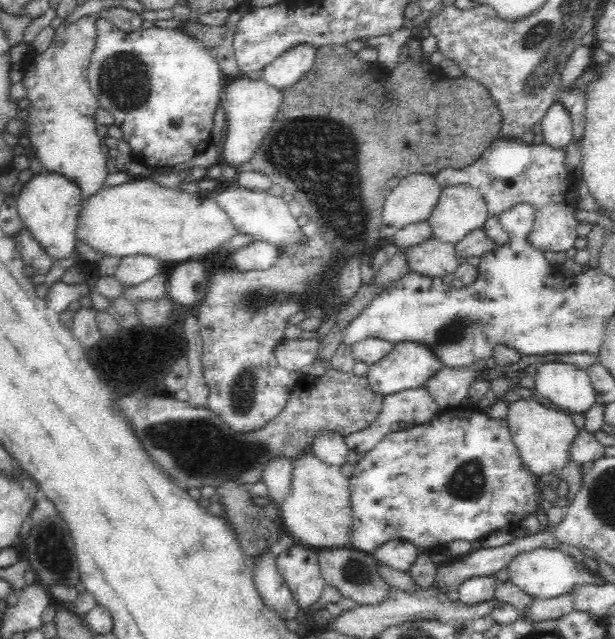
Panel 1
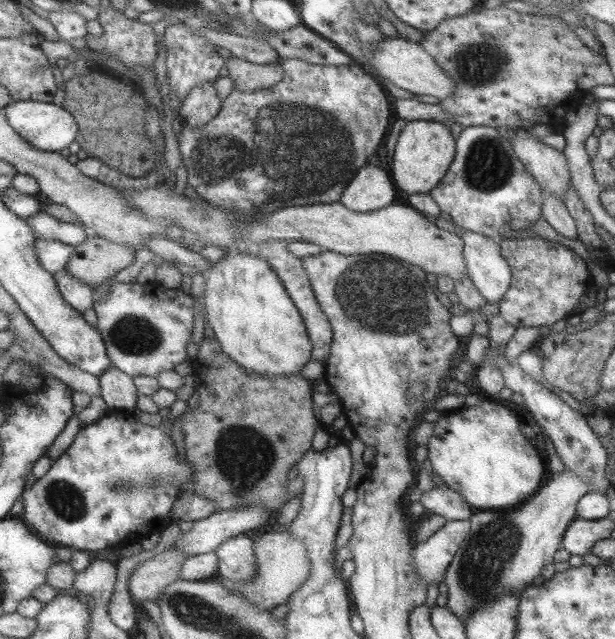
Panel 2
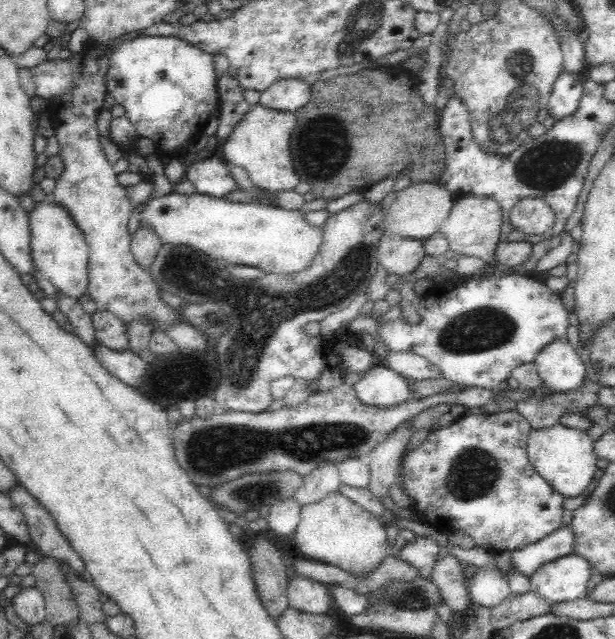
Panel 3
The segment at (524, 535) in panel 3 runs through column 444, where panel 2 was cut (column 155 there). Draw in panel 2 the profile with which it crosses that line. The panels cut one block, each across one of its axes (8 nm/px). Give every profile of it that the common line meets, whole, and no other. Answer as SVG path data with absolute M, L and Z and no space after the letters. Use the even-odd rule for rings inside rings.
M131 409L111 410L103 418L80 427L68 448L51 462L47 472L37 479L29 489L23 491L21 494L22 514L18 519L50 544L59 544L71 550L84 552L107 550L119 540L140 541L150 533L162 532L168 525L171 525L173 503L185 493L189 494L190 492L194 492L194 466L188 463L186 457L181 459L177 456L177 450L170 436L161 431L159 427L151 427L137 421Z

